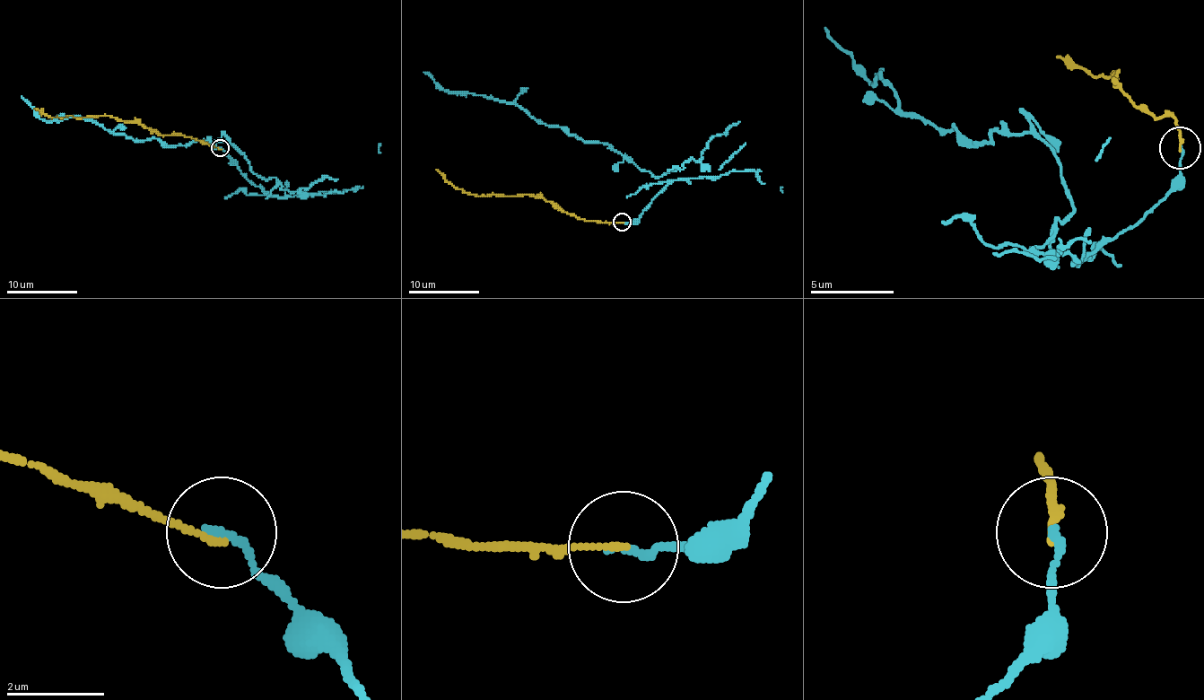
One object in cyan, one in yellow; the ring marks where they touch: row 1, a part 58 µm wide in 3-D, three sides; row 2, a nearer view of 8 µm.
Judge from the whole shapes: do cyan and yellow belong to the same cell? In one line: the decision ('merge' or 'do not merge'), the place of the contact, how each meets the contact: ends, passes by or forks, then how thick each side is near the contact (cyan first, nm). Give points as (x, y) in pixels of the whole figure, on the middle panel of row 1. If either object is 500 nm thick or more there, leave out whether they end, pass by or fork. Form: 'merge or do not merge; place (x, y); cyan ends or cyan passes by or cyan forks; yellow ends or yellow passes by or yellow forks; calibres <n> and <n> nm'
do not merge; place (622, 222); cyan ends; yellow ends; calibres 170 and 120 nm

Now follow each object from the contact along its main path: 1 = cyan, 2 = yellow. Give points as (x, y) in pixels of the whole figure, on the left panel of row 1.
1: (220, 147), (273, 196), (300, 195), (257, 176), (227, 142), (167, 145), (91, 120), (43, 120), (21, 96)
2: (220, 149), (189, 136), (160, 135), (136, 122), (118, 120), (109, 116), (48, 118), (34, 109)

